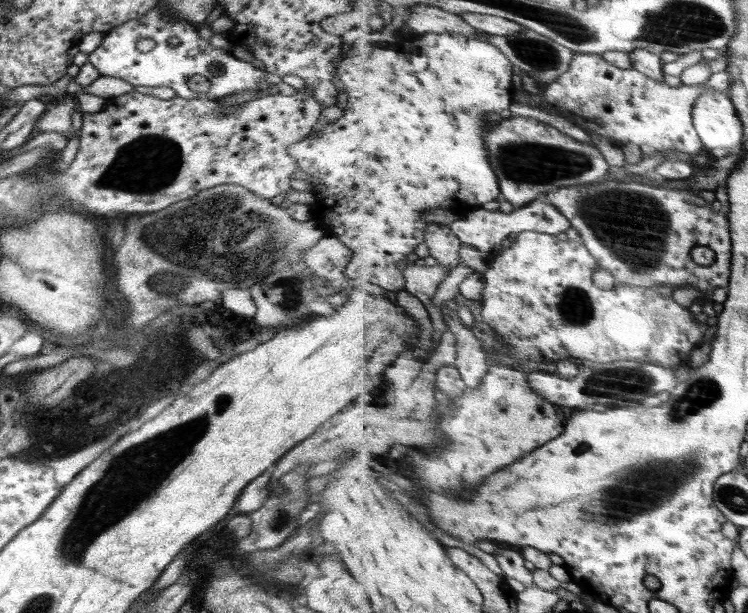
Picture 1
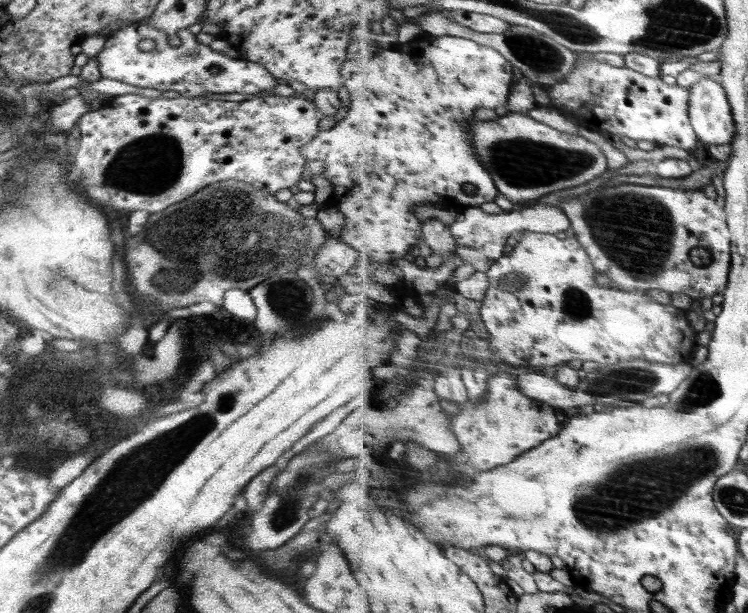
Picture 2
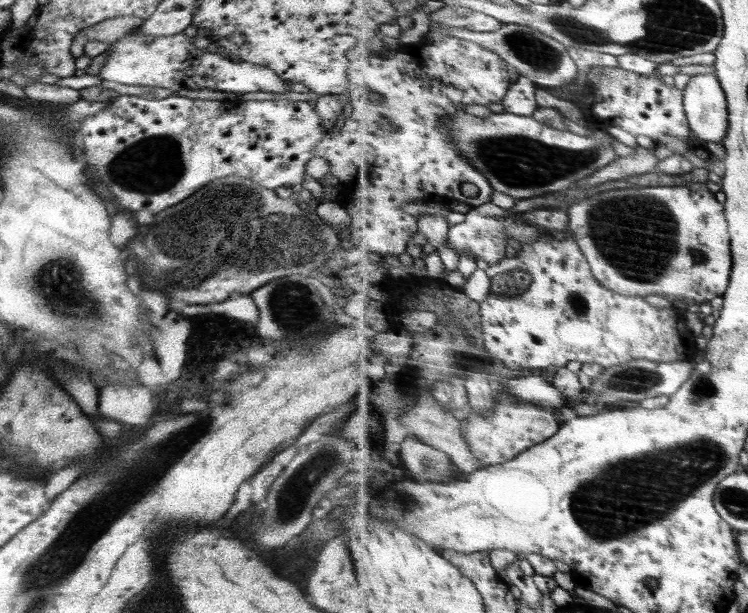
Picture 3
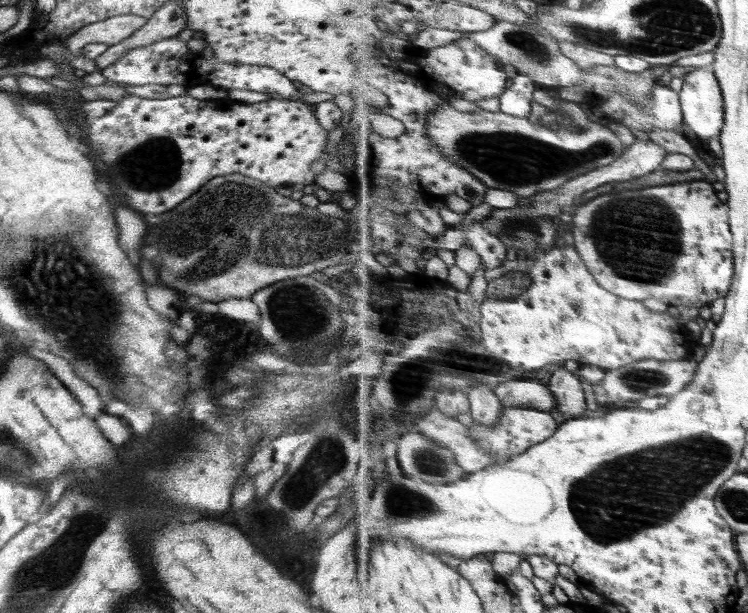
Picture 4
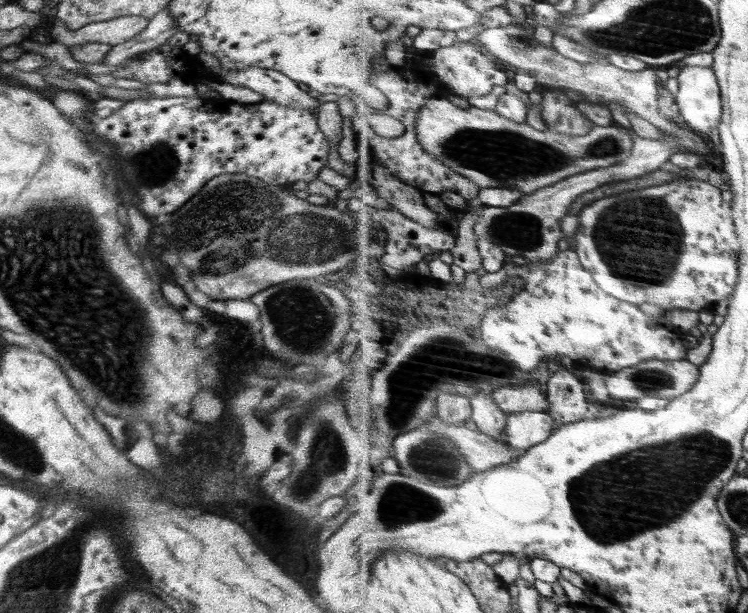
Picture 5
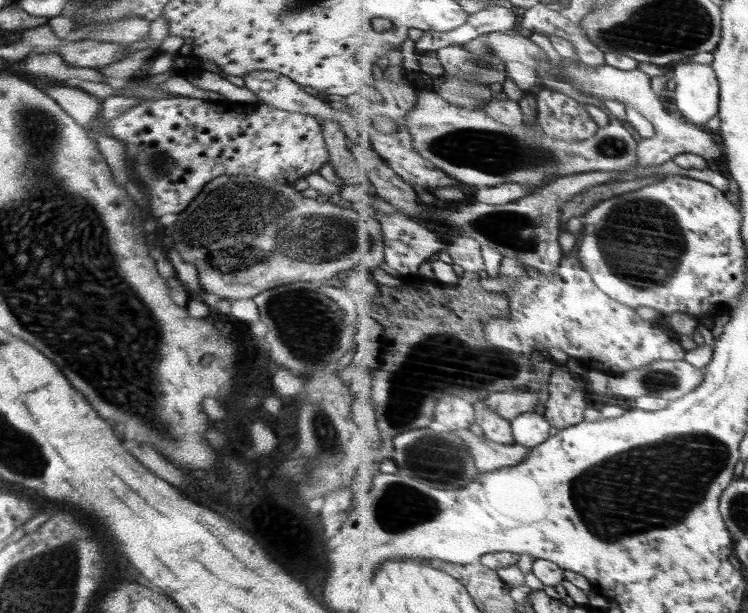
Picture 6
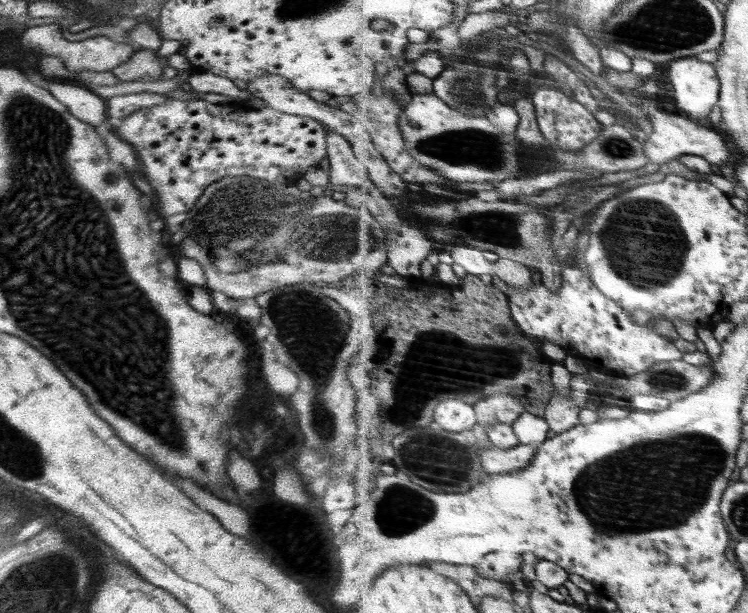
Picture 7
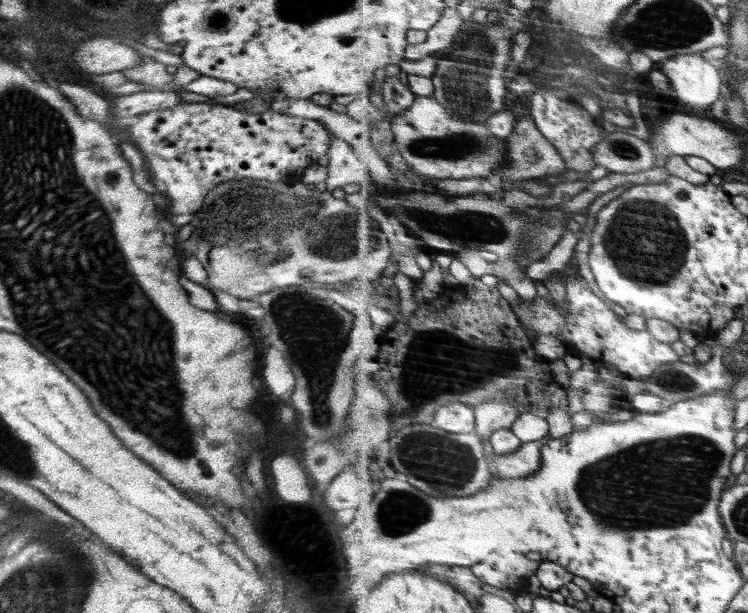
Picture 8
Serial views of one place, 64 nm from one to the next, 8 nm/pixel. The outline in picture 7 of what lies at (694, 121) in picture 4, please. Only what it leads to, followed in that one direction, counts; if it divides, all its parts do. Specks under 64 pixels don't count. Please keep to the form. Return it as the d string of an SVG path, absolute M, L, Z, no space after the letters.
M697 57L672 61L668 82L676 92L680 112L695 121L708 123L708 116L719 104L722 92L716 63L703 62Z

